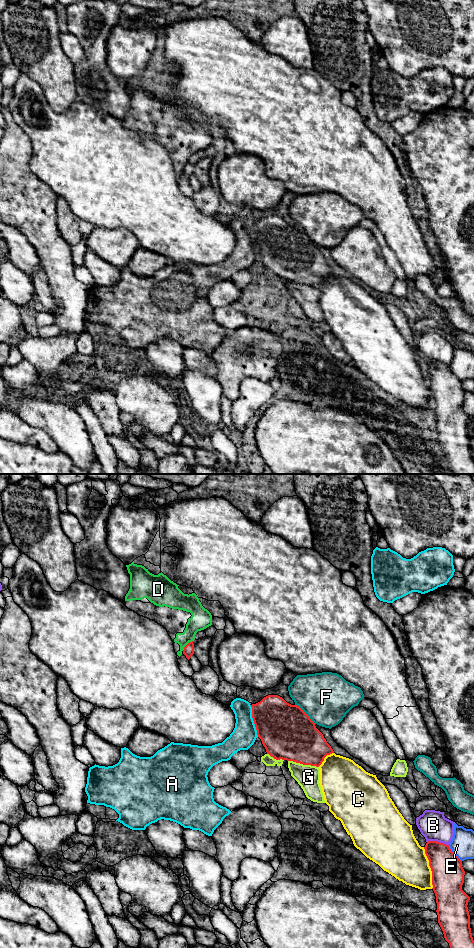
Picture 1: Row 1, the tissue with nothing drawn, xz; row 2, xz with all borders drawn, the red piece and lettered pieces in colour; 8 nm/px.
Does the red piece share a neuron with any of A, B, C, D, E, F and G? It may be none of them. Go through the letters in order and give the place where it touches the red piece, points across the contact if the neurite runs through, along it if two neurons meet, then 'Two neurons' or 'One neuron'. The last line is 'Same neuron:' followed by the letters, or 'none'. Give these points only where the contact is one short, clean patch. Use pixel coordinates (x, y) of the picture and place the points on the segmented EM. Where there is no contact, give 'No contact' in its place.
A: Touches red at xz (253, 720). Boundary: xz (250, 705), (252, 720), (258, 736). Two neurons
B: Touches red at xz (438, 842). Two neurons
C: Touches red at xz (430, 867). Two neurons
D: Touches red at xz (186, 645). Boundary: xz (192, 640), (182, 650). Two neurons
E: Touches red at xz (453, 853). Two neurons
F: Touches red at xz (305, 713). Two neurons
G: Touches red at xz (303, 764). Two neurons
Same neuron: none

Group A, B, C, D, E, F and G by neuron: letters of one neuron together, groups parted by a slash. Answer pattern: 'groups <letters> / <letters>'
groups A / B / C / D / E / F / G

